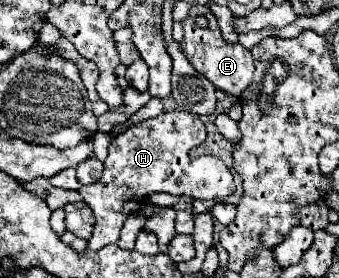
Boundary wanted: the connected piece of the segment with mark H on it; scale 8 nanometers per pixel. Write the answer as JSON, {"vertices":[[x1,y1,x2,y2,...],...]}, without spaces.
{"vertices":[[163,111,159,117,137,123,137,125,129,127,125,133,117,135,109,145,109,155,103,163,105,169,103,169,101,179,95,181,93,185,79,189,83,201,91,207,91,211,95,215,95,227,93,227,91,239,87,241,87,247,91,251,99,251,101,247,105,247,109,243,117,243,119,231,121,231,127,215,135,213,141,207,141,201,151,193,169,193,169,195,185,195,187,193,187,195,193,195,195,199,225,199,227,195,231,195,235,191,233,175,221,159,212,155,190,159,187,155,191,147,195,147,203,141,205,141,203,121,187,111]]}

